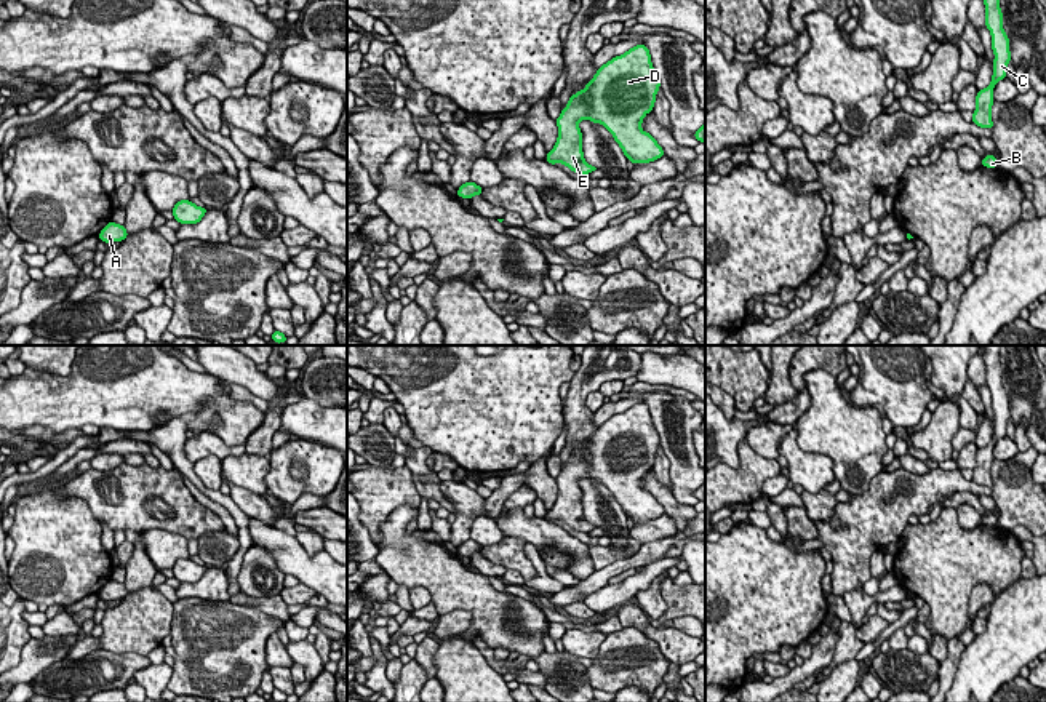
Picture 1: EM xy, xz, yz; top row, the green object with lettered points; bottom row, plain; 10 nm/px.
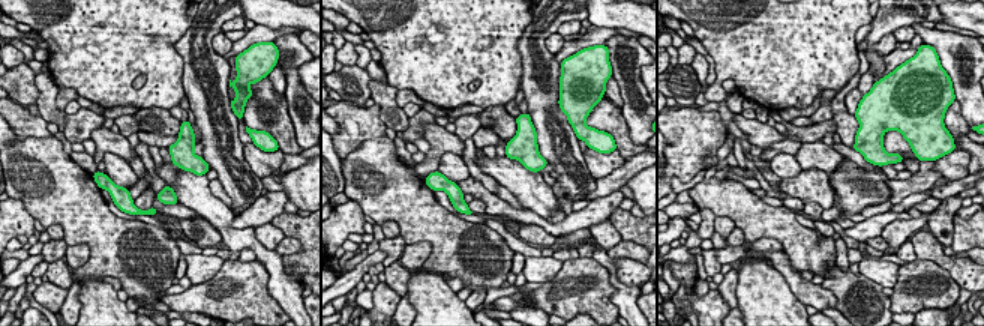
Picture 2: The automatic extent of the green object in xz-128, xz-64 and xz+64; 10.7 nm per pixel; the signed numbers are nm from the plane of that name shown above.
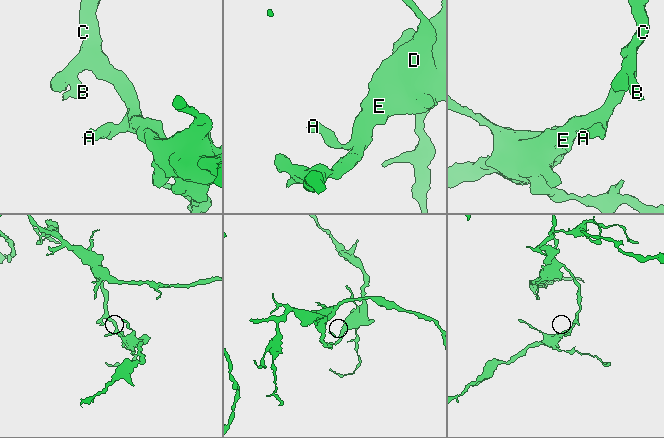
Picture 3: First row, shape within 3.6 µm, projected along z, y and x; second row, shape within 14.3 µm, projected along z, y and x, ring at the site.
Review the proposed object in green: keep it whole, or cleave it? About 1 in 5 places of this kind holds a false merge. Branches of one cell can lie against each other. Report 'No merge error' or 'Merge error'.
No merge error

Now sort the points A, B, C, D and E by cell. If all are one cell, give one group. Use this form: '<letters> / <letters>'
A B C D E

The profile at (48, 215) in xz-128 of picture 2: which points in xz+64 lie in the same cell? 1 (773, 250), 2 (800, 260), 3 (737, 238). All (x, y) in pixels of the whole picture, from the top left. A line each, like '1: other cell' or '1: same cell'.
1: other cell
2: same cell
3: other cell

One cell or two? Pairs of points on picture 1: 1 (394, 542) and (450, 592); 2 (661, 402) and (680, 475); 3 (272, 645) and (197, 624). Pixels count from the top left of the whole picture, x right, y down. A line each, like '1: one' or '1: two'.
1: one
2: one
3: two

